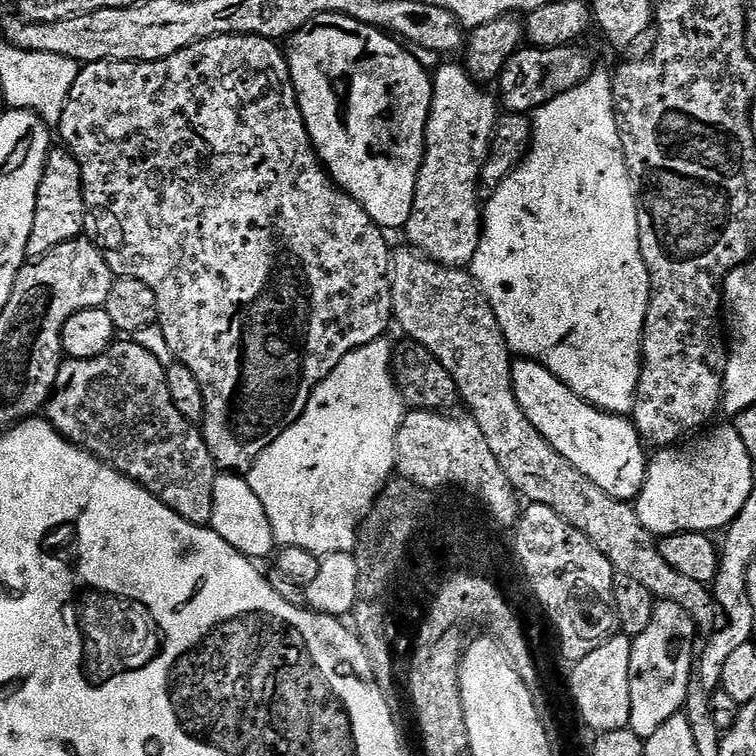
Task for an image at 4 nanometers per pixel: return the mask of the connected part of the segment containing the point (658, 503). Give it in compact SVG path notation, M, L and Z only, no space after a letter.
M728 423L711 428L707 429L708 436L700 434L679 446L661 447L657 451L660 453L649 459L644 485L634 501L634 507L642 526L646 526L646 530L653 536L663 538L679 532L712 534L715 533L715 528L727 529L732 519L742 510L742 506L746 506L746 498L750 498L750 490L754 486L754 462L750 454L746 454L746 446L742 443L742 438L738 438L735 426Z

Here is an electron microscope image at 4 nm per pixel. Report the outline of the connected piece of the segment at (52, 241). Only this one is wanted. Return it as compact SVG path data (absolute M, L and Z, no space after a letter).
M53 147L49 151L48 161L44 167L44 177L38 186L34 226L30 230L27 259L35 262L50 250L54 250L54 246L62 246L62 242L81 239L84 231L84 187L80 167L67 148Z

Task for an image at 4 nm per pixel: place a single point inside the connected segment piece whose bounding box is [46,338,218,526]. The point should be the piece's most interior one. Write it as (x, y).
(117, 406)

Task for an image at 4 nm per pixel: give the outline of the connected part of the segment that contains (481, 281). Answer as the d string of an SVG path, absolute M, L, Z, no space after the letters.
M593 70L574 90L566 90L558 98L546 102L536 109L531 117L532 145L523 162L505 178L497 188L491 189L489 198L482 208L482 227L478 254L474 254L470 265L476 285L484 291L494 314L498 318L498 326L502 326L502 334L509 348L517 357L536 360L545 364L576 396L603 408L606 412L628 414L636 401L636 387L640 381L640 365L642 363L642 345L644 342L644 319L650 302L652 287L650 274L646 270L646 262L640 249L638 234L638 206L636 205L636 185L632 183L632 175L628 169L628 158L624 155L622 138L616 121L616 103L612 97L613 73Z

